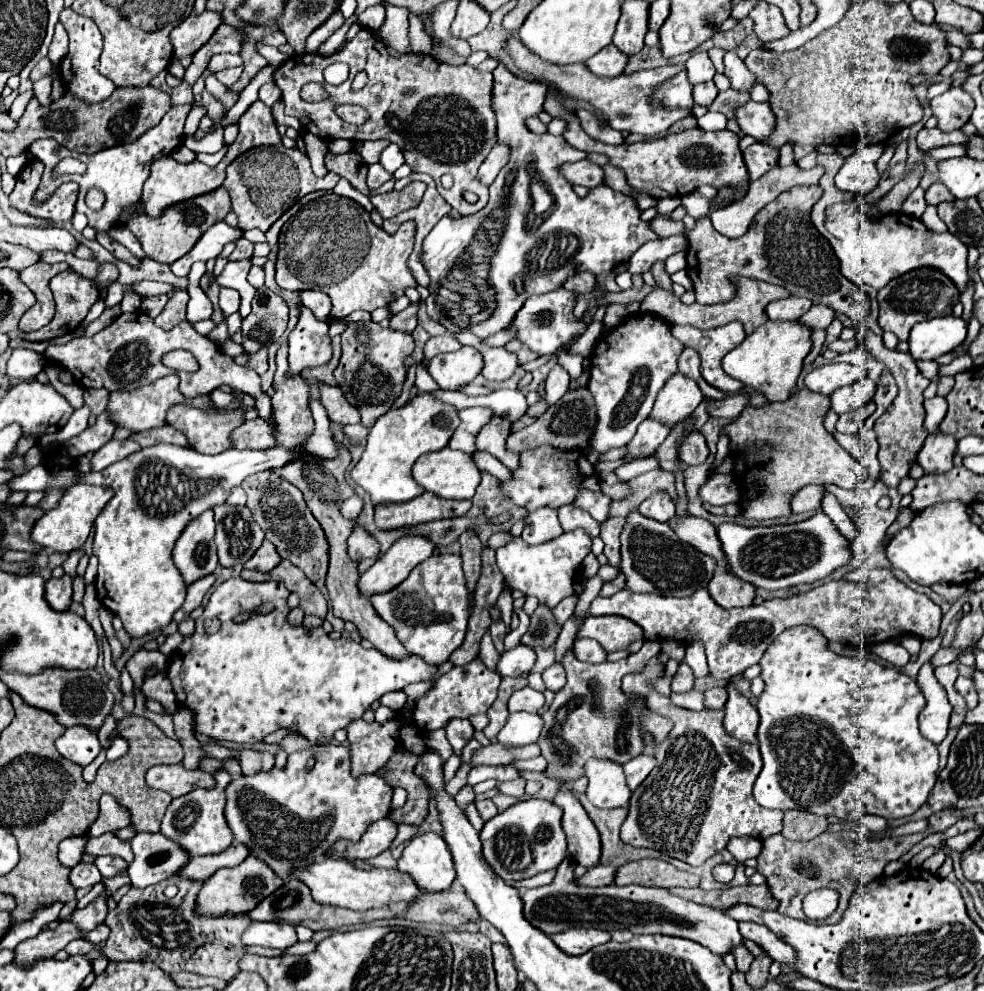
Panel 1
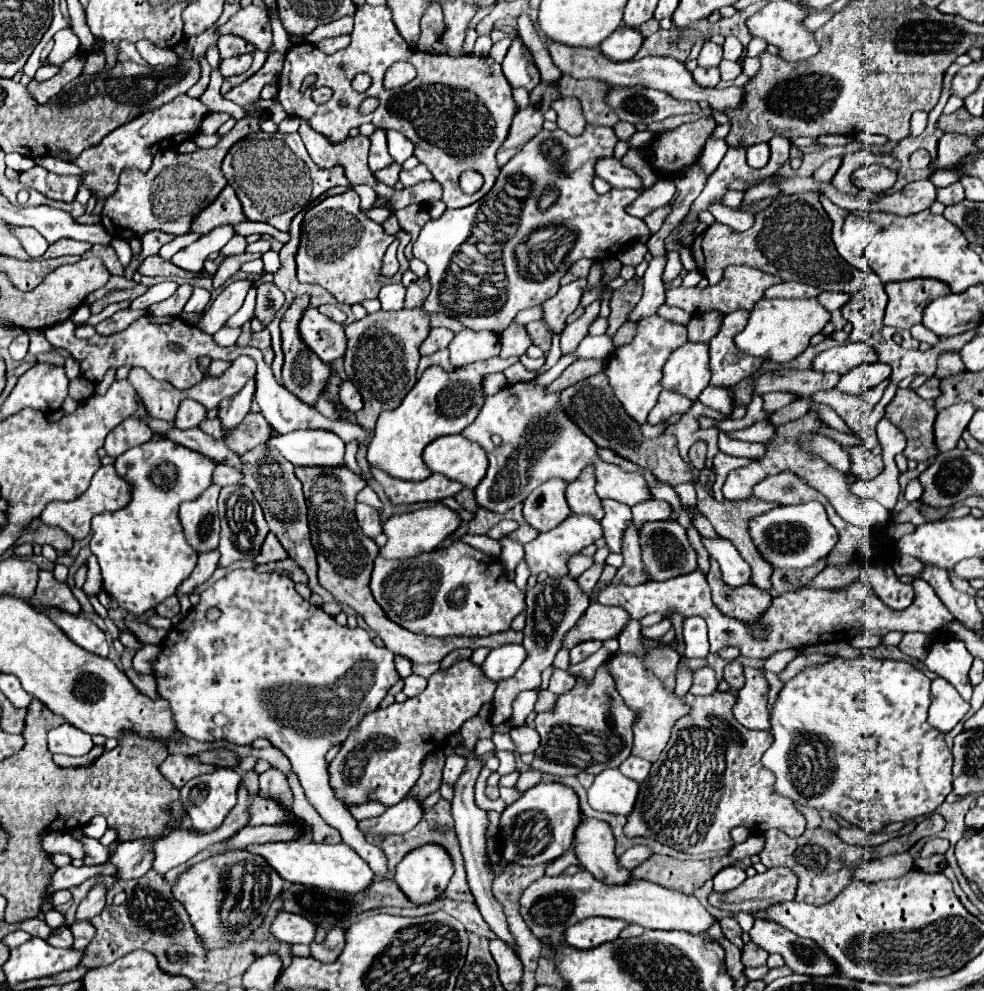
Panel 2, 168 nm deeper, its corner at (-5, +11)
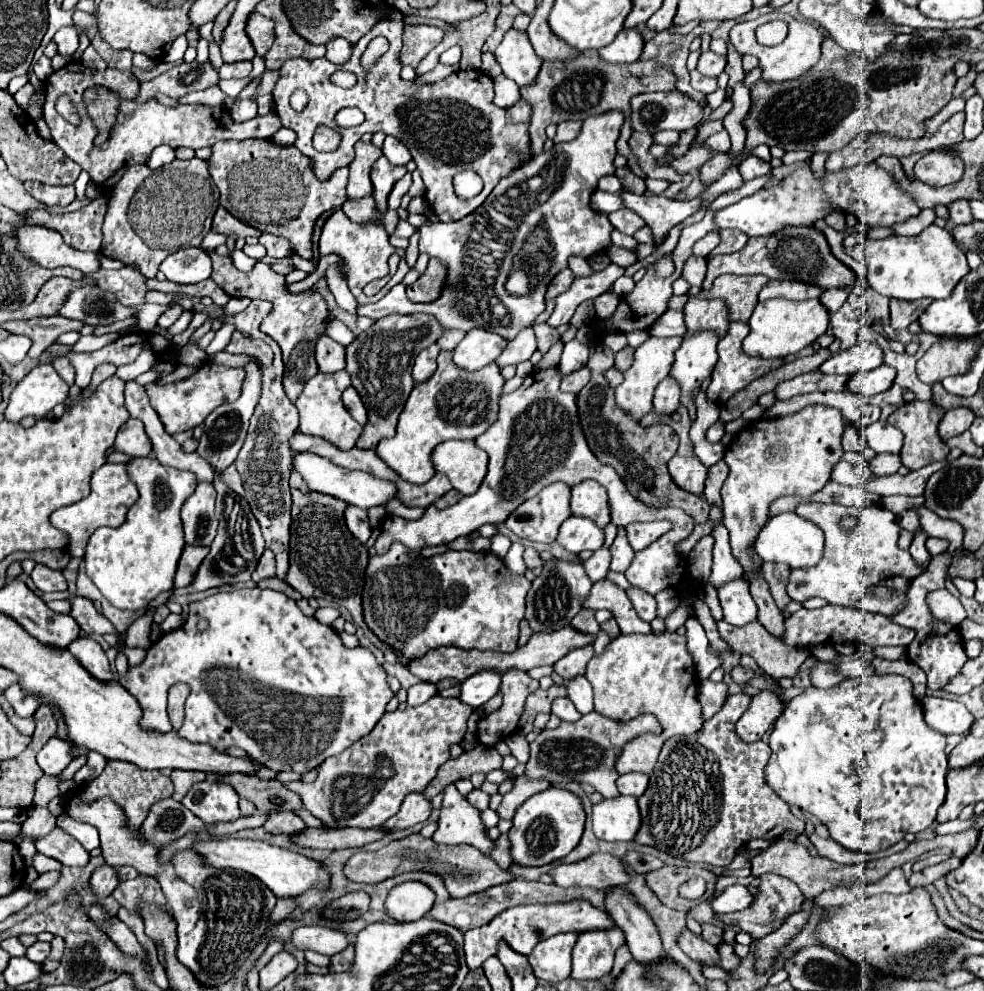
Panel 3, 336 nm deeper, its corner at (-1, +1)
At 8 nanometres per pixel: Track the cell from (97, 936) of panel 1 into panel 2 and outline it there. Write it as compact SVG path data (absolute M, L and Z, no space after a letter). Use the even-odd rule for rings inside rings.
M68 919L68 929L72 931L72 935L74 935L74 943L72 943L72 947L70 949L84 949L90 941L92 941L92 937L94 937L94 927L92 925L88 925L88 921L84 923L84 921L74 921L74 919Z

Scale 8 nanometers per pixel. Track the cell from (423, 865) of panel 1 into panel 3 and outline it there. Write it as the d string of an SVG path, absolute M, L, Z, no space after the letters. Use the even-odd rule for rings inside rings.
M422 881L396 885L386 899L386 913L396 921L418 921L434 907L436 893Z

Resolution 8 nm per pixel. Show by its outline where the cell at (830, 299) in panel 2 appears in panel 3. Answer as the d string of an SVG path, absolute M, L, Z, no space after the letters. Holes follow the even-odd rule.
M832 289L832 291L824 291L822 297L820 297L820 303L830 311L830 313L836 313L844 301L848 299L850 295L850 289Z

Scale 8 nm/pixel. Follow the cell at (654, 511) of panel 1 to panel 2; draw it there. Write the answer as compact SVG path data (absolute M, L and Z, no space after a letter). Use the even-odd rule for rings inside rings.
M658 499L644 501L644 503L638 503L638 505L632 507L632 523L634 523L636 531L638 531L648 521L664 521L664 519L668 519L670 511L672 511L672 507L666 501L658 501Z

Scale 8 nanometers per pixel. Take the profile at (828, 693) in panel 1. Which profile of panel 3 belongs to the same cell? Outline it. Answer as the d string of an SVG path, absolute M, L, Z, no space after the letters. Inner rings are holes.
M872 675L872 677L860 677L860 679L844 679L842 683L830 687L830 689L818 689L808 687L798 697L790 699L786 703L784 713L776 719L774 729L770 733L770 749L772 755L768 759L768 765L764 767L766 783L778 793L780 799L784 799L790 807L798 807L802 811L812 813L818 817L830 831L830 837L838 841L842 847L862 853L878 853L882 849L888 849L890 845L898 843L906 833L918 833L930 827L936 821L936 813L942 807L946 799L946 773L948 773L948 755L944 751L946 737L938 731L932 731L924 723L922 707L918 699L912 693L912 683L904 675Z

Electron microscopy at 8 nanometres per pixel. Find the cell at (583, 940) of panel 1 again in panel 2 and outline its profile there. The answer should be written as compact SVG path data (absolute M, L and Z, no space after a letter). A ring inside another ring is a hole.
M590 917L566 929L566 943L580 951L594 949L606 941L618 939L620 931L626 927L626 921L620 919L604 919L604 917Z

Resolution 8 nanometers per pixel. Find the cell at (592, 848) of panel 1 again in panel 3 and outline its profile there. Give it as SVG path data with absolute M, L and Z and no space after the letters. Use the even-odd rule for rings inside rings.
M610 887L604 907L624 931L634 959L640 959L640 963L652 963L652 959L662 959L666 955L656 925L626 887Z

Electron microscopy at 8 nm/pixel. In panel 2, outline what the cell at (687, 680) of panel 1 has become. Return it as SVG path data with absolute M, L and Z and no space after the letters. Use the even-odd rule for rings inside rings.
M704 667L704 669L698 669L694 673L694 683L690 687L690 693L706 697L706 695L712 695L716 691L716 687L718 687L718 679L714 675L714 669Z

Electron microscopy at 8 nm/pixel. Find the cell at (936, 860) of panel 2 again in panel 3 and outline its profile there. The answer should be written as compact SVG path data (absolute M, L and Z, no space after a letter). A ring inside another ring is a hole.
M950 857L950 859L946 859L946 861L938 863L938 865L932 865L932 867L926 867L922 871L918 871L918 873L912 873L912 877L908 879L908 885L910 887L926 887L926 885L938 881L940 877L944 877L948 871L956 869L958 865L960 865L960 859Z

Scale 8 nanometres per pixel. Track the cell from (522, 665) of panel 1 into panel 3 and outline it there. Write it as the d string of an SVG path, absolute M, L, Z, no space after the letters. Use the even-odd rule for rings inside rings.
M494 669L478 671L476 675L470 675L462 683L460 699L472 707L480 707L500 691L500 685L502 685L502 673L500 671L494 671Z

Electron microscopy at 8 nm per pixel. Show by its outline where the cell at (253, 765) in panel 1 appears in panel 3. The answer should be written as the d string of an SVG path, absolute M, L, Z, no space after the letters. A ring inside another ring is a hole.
M270 811L268 819L264 823L264 829L270 833L284 833L294 835L302 831L306 825L294 811Z

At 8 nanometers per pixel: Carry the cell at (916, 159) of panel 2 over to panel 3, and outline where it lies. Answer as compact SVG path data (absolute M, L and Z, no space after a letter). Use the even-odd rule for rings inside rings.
M932 151L914 165L914 175L928 185L948 185L962 177L962 163L948 151Z

